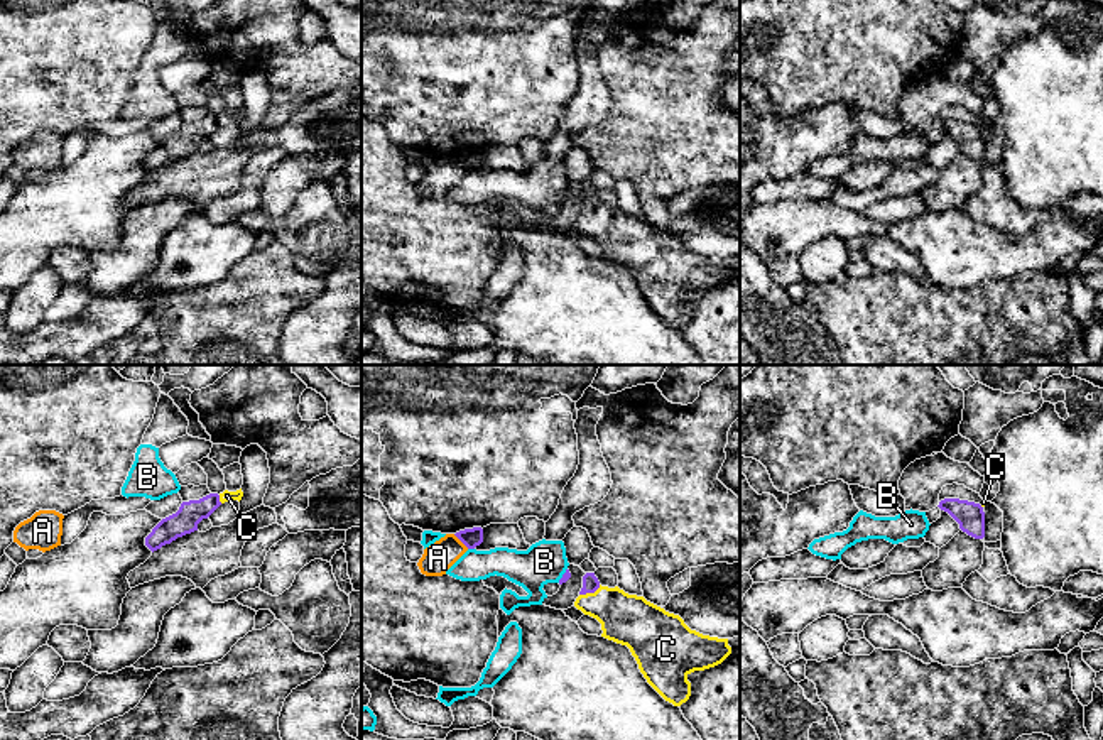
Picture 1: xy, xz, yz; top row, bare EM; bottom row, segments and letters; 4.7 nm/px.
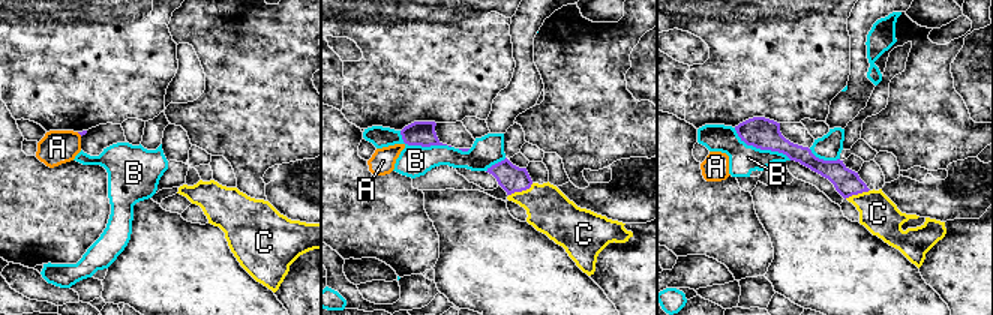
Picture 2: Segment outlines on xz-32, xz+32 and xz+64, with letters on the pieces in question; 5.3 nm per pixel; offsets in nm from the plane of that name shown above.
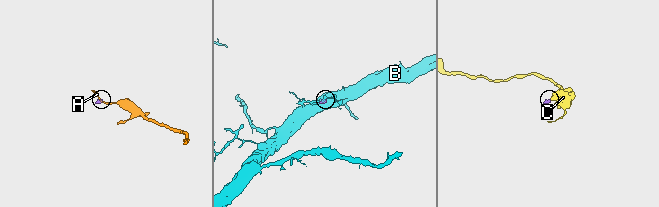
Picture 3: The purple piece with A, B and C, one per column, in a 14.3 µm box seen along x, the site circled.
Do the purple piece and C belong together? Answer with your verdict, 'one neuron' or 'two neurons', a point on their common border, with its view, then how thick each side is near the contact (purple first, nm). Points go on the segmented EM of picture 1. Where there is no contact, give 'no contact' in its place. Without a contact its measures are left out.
one neuron; contact xz (590, 592); calibres 80 and 240 nm

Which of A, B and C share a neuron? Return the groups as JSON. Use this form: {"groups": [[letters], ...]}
{"groups": [["A"], ["B"], ["C"]]}

